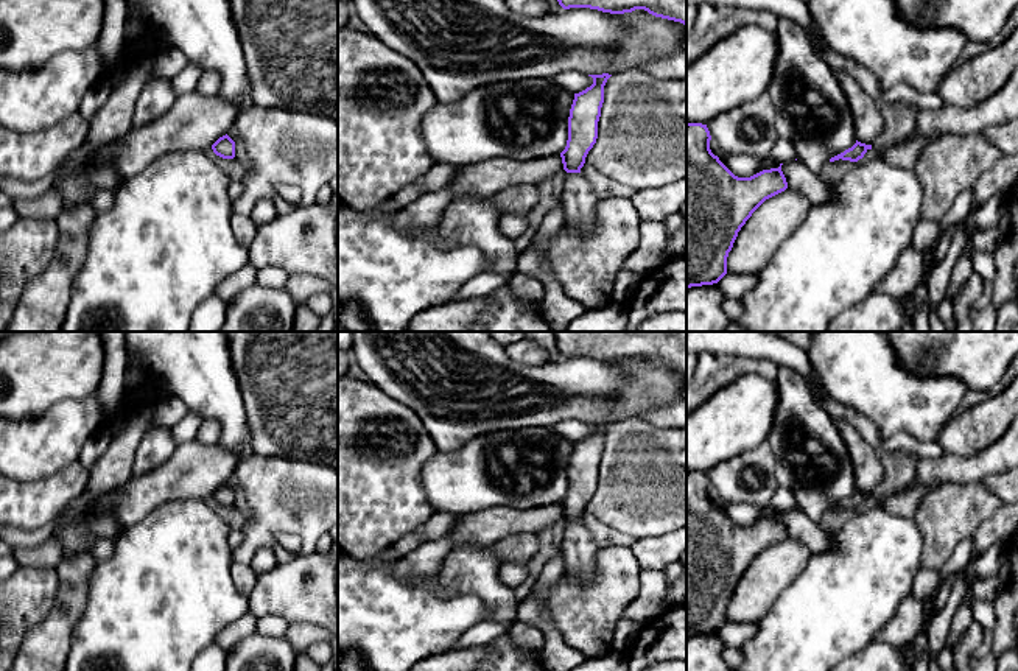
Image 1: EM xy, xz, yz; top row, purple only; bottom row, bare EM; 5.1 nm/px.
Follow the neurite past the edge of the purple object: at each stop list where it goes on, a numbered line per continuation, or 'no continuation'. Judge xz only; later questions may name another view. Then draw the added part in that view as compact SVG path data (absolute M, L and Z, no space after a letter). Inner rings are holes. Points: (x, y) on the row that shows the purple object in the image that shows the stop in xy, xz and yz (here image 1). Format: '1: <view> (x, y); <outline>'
1: xz (579, 201); M568 173L565 190L560 195L563 224L571 226L582 237L588 237L596 223L595 209L599 199L601 196L593 191L582 173Z

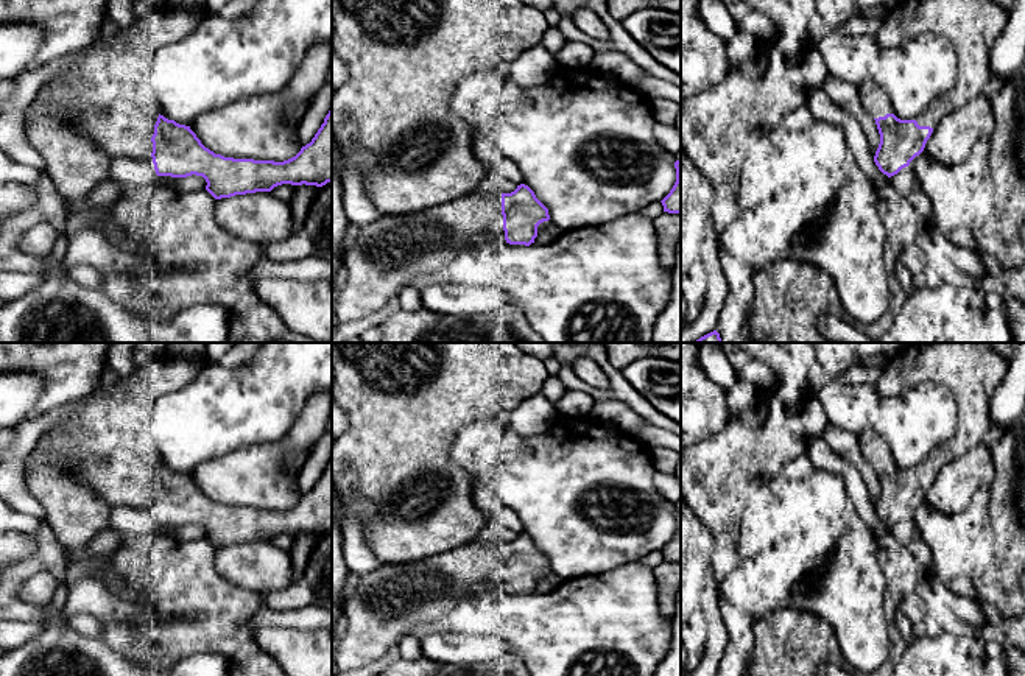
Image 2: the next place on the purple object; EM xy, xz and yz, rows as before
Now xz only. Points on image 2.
1: xz (390, 253); M474 192L460 199L413 213L382 215L361 227L357 240L346 249L343 266L347 279L338 293L340 322L365 319L385 307L391 298L411 287L411 280L425 273L447 273L449 265L478 234L494 234L505 240L502 193Z

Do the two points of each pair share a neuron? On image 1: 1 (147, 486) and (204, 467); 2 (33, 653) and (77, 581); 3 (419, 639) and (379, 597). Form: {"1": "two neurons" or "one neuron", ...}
{"1": "one neuron", "2": "one neuron", "3": "one neuron"}

